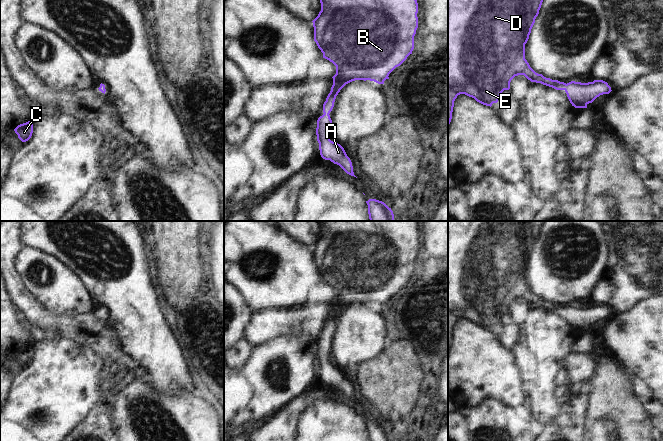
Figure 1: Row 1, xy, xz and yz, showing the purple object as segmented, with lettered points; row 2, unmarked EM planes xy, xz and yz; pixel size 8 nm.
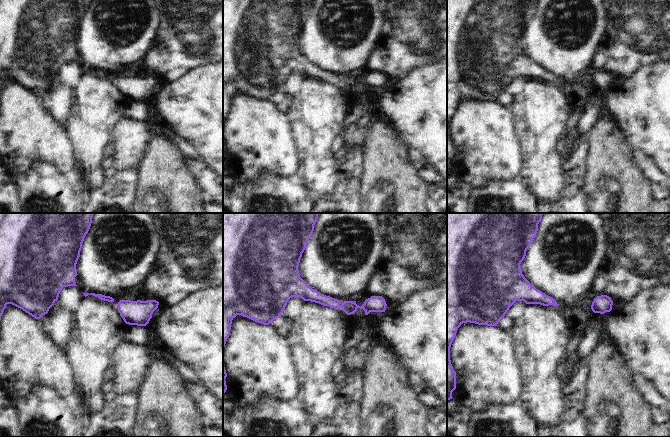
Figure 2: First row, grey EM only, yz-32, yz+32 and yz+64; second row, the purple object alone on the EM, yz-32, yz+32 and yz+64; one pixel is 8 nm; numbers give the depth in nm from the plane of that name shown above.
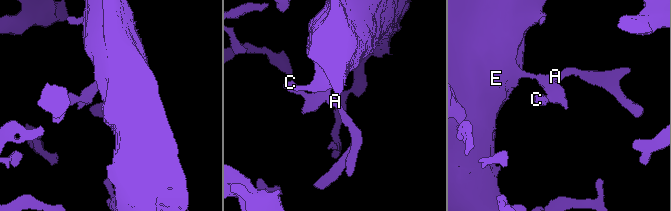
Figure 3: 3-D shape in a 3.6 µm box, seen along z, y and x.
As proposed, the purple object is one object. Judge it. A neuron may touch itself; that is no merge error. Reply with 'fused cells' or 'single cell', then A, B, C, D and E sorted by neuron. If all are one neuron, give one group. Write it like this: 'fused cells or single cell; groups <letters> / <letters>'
single cell; groups A B C D E

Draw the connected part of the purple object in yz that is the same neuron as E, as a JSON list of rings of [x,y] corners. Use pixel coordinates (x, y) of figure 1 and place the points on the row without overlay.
[[[448,221],[448,351],[452,343],[454,325],[460,318],[474,322],[477,326],[492,330],[501,317],[510,313],[511,304],[524,299],[531,306],[541,307],[556,314],[564,314],[575,332],[587,332],[597,321],[612,314],[607,306],[594,304],[581,307],[560,306],[536,297],[525,283],[525,268],[529,263],[535,243],[539,238],[544,221]]]

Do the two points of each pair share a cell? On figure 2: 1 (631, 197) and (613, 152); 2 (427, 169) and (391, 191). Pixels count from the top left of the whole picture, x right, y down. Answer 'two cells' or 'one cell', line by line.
1: one cell
2: two cells

